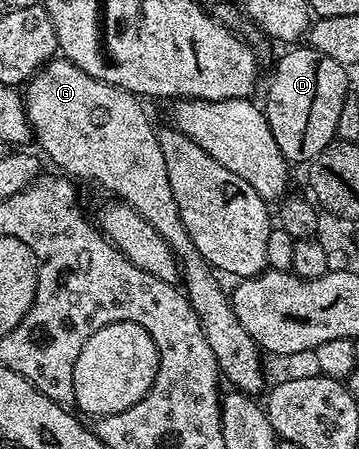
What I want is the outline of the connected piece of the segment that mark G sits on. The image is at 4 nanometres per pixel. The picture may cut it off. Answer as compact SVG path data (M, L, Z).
M61 57L45 63L31 77L25 84L24 98L33 138L42 146L41 154L46 154L59 172L74 181L87 179L90 183L99 183L114 194L111 196L115 200L136 209L136 213L168 241L180 262L184 294L204 329L204 337L208 337L208 346L218 359L219 372L225 382L226 379L230 382L231 388L251 397L257 396L257 391L267 386L262 376L263 352L258 343L252 341L248 329L240 325L240 317L236 317L234 306L230 304L230 295L222 292L214 269L204 261L196 245L192 245L192 237L188 237L188 229L184 229L168 181L168 165L164 165L164 153L160 153L158 133L142 108L143 100L131 91L84 73L84 69Z

